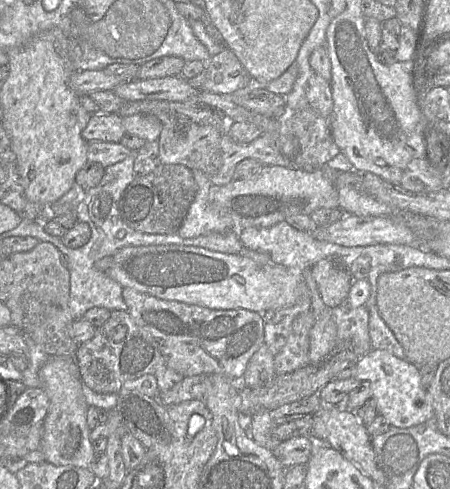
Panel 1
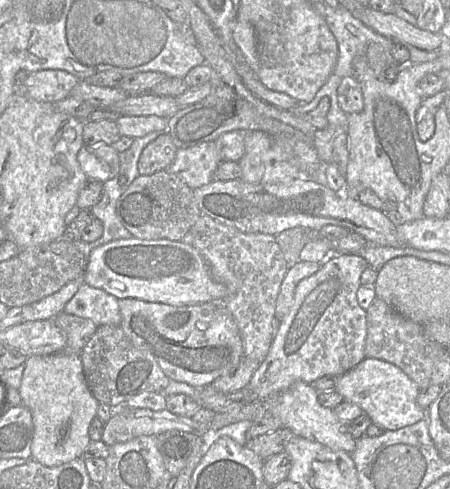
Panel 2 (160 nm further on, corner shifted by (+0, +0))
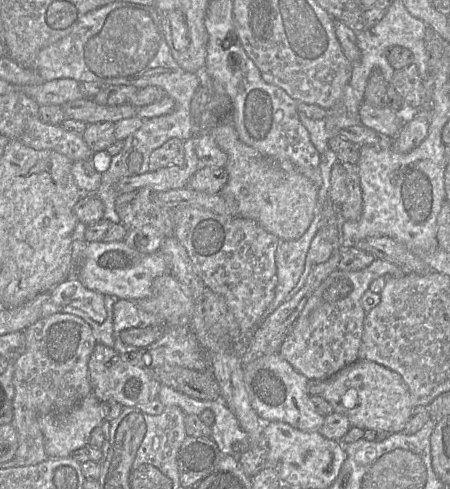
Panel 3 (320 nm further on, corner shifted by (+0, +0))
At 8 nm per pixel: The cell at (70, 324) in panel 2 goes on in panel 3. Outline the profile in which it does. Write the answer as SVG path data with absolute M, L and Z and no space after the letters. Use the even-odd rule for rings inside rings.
M61 312L41 318L27 327L23 333L26 350L13 362L12 381L15 394L12 399L13 418L11 424L17 433L18 448L12 460L16 460L18 466L30 466L48 459L44 448L44 437L38 423L39 417L46 414L65 414L92 393L88 361L97 342L91 327L82 318Z

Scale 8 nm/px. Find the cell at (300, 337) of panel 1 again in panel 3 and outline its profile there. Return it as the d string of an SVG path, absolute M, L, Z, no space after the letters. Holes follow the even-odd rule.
M377 258L362 270L337 269L333 271L309 297L278 352L308 379L327 380L331 378L358 360L363 323L367 313L361 305L363 294L379 277L403 275L405 273L395 264Z

